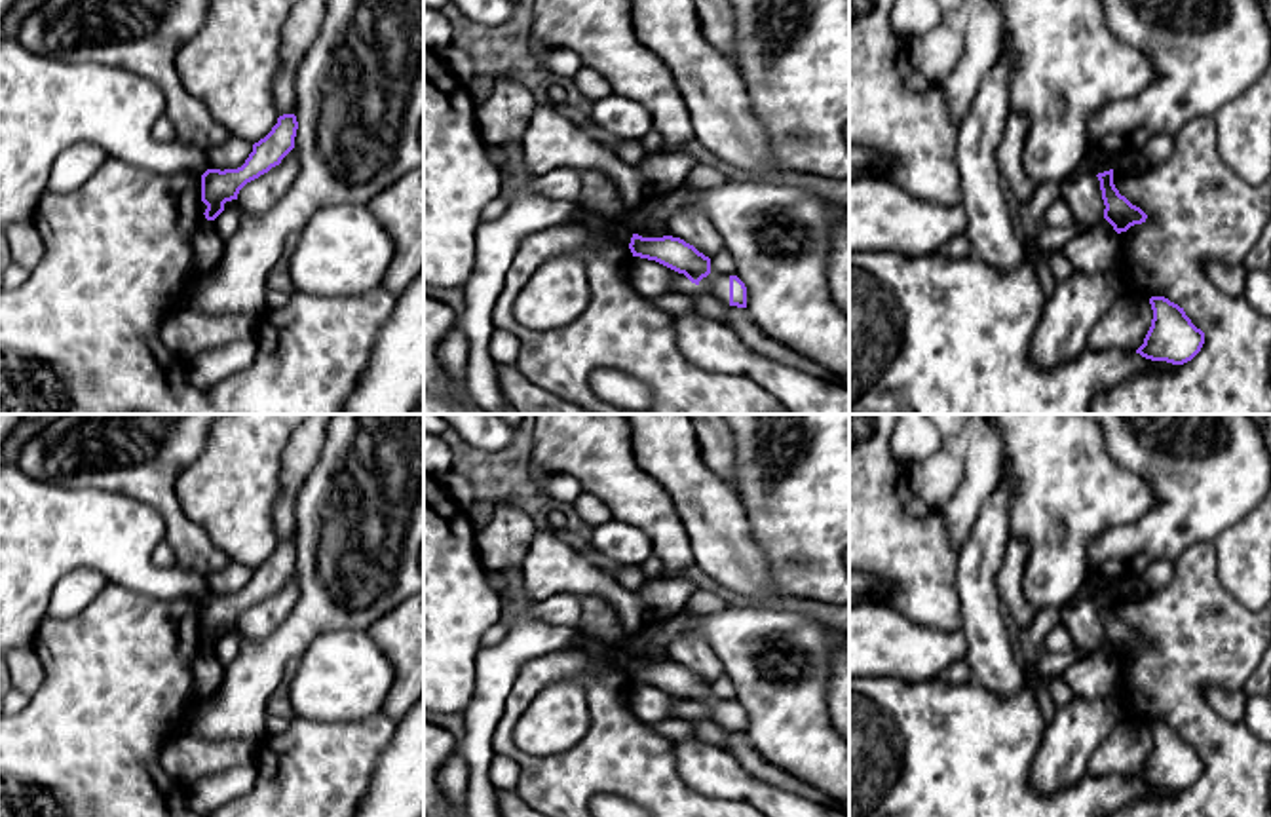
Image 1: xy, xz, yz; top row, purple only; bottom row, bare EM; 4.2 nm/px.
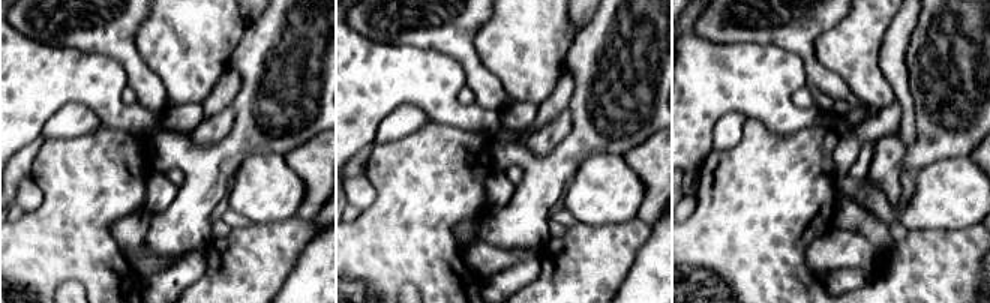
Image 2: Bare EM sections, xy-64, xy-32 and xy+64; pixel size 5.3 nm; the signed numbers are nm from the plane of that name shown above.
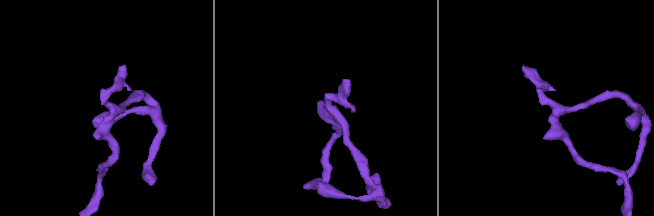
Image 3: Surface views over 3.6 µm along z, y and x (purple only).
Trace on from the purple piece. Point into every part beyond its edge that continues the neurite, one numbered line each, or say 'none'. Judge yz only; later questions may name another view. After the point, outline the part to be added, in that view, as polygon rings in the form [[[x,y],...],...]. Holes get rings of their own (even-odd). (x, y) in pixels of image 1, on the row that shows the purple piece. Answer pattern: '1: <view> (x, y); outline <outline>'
none

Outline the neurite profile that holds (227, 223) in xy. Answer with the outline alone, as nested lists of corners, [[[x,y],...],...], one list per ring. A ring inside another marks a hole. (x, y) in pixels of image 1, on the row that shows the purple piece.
[[[222,211],[215,220],[211,220],[222,241],[228,241],[234,236],[237,228],[237,215],[237,211]]]

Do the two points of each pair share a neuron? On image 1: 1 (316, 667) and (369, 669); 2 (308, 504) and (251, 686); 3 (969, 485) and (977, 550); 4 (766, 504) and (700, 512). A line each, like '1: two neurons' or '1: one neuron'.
1: one neuron
2: one neuron
3: two neurons
4: two neurons

